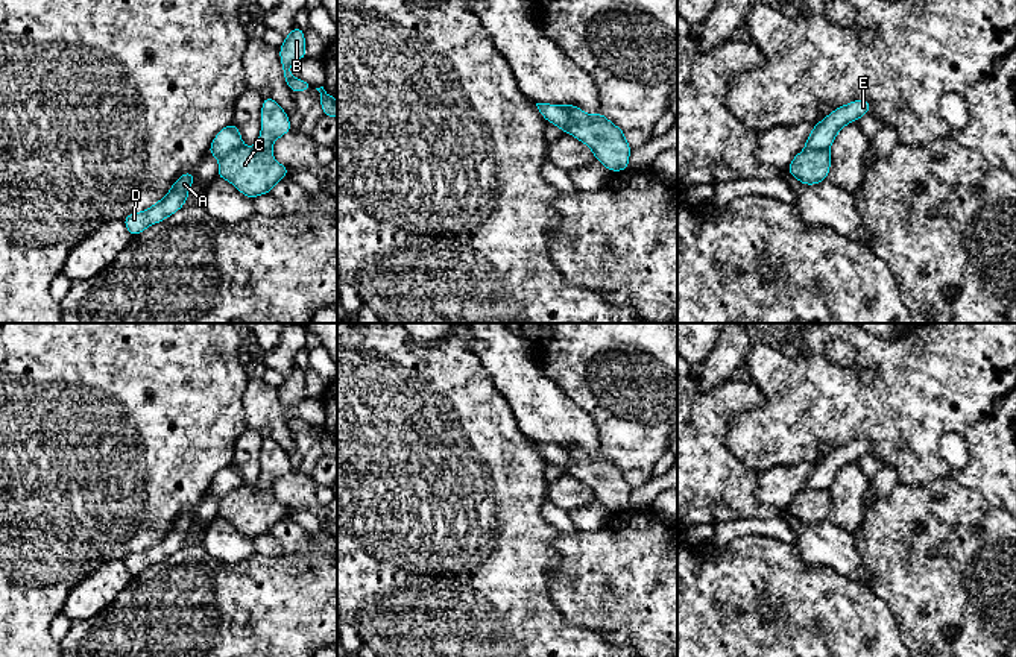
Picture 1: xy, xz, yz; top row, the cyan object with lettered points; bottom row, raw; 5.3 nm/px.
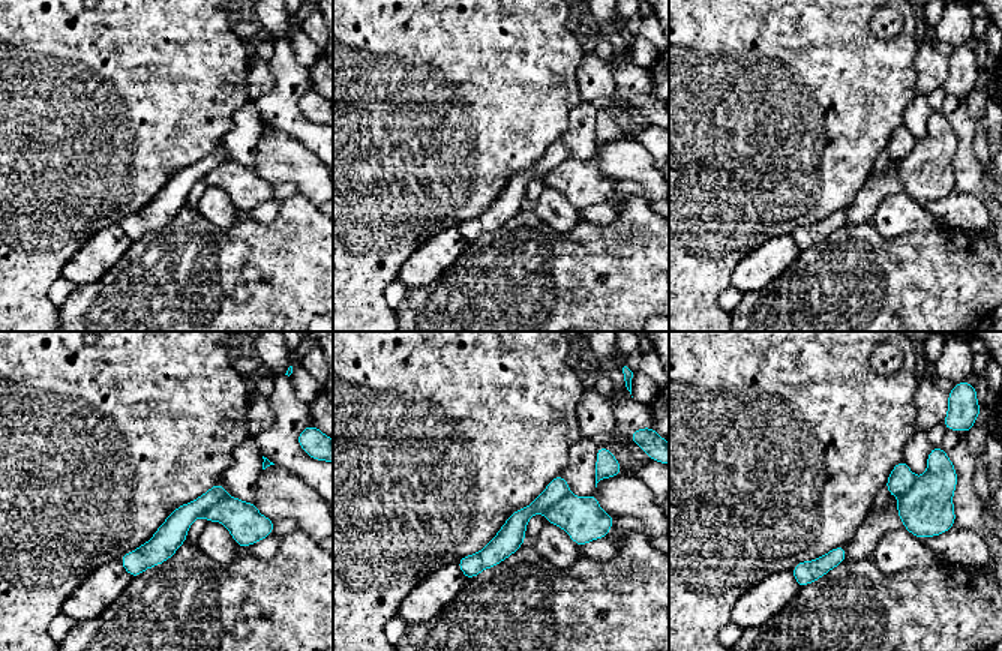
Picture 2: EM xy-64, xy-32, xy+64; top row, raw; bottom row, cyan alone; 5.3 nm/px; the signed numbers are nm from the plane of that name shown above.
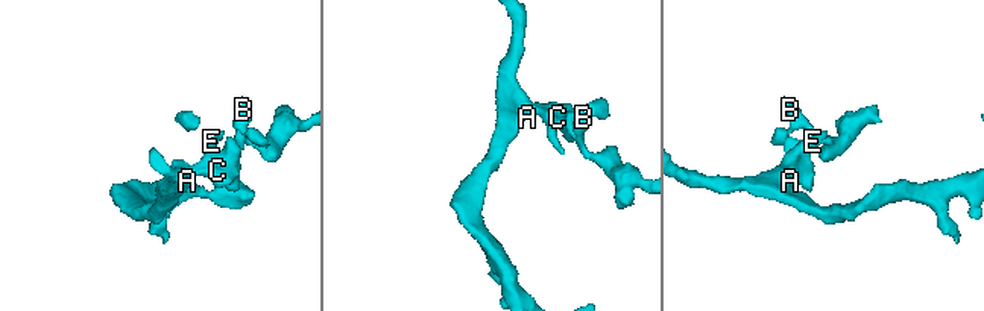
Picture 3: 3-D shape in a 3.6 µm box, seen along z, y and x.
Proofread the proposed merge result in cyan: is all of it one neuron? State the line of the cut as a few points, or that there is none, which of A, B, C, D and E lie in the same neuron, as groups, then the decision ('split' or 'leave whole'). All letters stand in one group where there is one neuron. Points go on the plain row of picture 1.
xz (561, 446), (567, 452), (567, 471) | A D E / B C | split

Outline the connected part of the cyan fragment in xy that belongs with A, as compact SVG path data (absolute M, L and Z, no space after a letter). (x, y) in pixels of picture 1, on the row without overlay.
M187 511L173 522L169 533L153 543L149 549L141 552L131 552L123 558L123 563L132 577L140 575L146 567L156 564L176 551L179 551L188 537L188 531L194 520L194 511Z

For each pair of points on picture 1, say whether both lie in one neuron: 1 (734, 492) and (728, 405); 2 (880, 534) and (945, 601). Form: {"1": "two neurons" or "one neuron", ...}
{"1": "one neuron", "2": "one neuron"}

